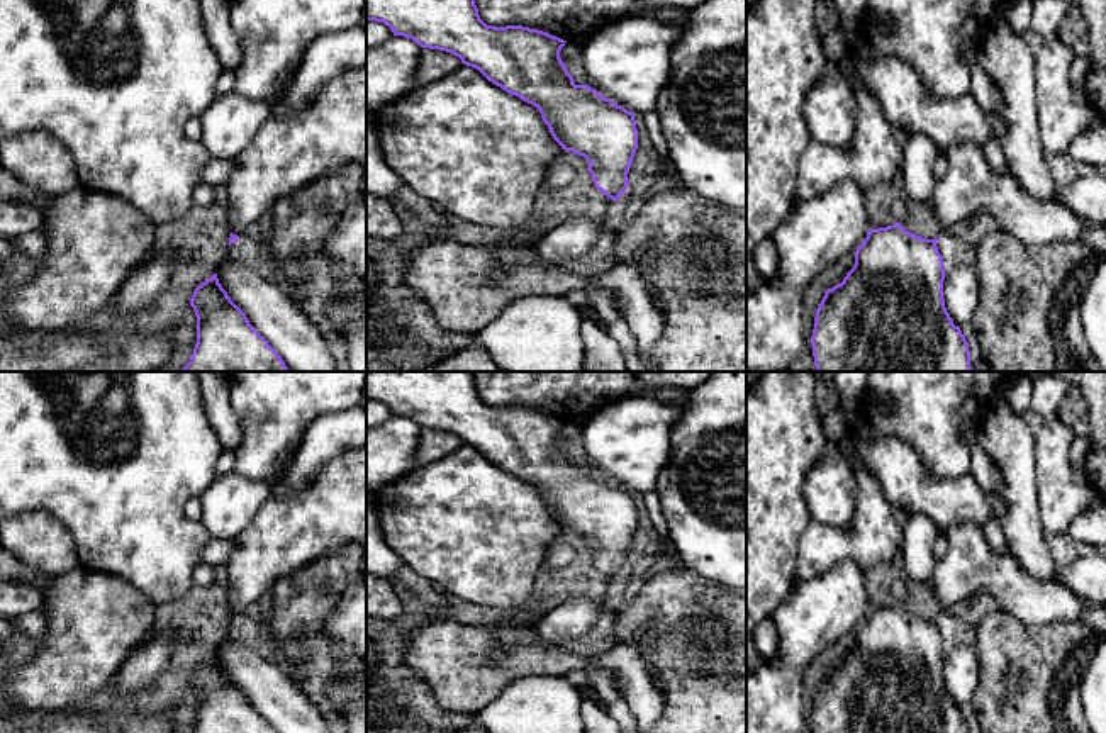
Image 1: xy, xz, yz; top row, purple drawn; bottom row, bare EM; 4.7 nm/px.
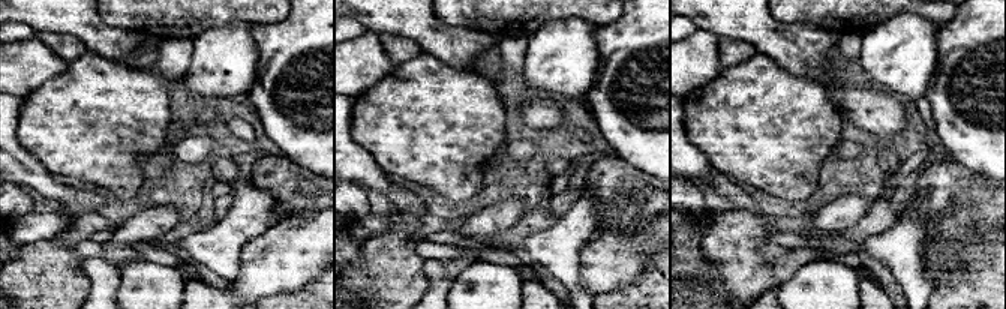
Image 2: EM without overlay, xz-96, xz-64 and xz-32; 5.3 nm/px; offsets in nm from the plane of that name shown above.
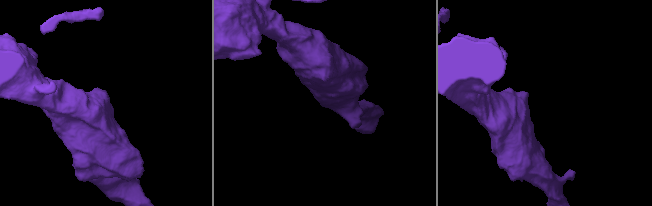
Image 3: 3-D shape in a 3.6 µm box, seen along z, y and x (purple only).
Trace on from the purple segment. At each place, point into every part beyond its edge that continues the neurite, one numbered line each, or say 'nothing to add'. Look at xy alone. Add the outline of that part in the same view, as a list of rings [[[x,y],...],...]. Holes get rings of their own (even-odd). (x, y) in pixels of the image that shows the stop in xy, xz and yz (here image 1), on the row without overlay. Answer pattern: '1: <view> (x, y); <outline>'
1: xy (285, 535); [[[358,448],[332,458],[292,499],[268,497],[244,533],[236,538],[237,548],[227,565],[227,602],[241,619],[249,604],[271,592],[280,577],[304,568],[317,558],[358,543],[366,550],[366,448]]]

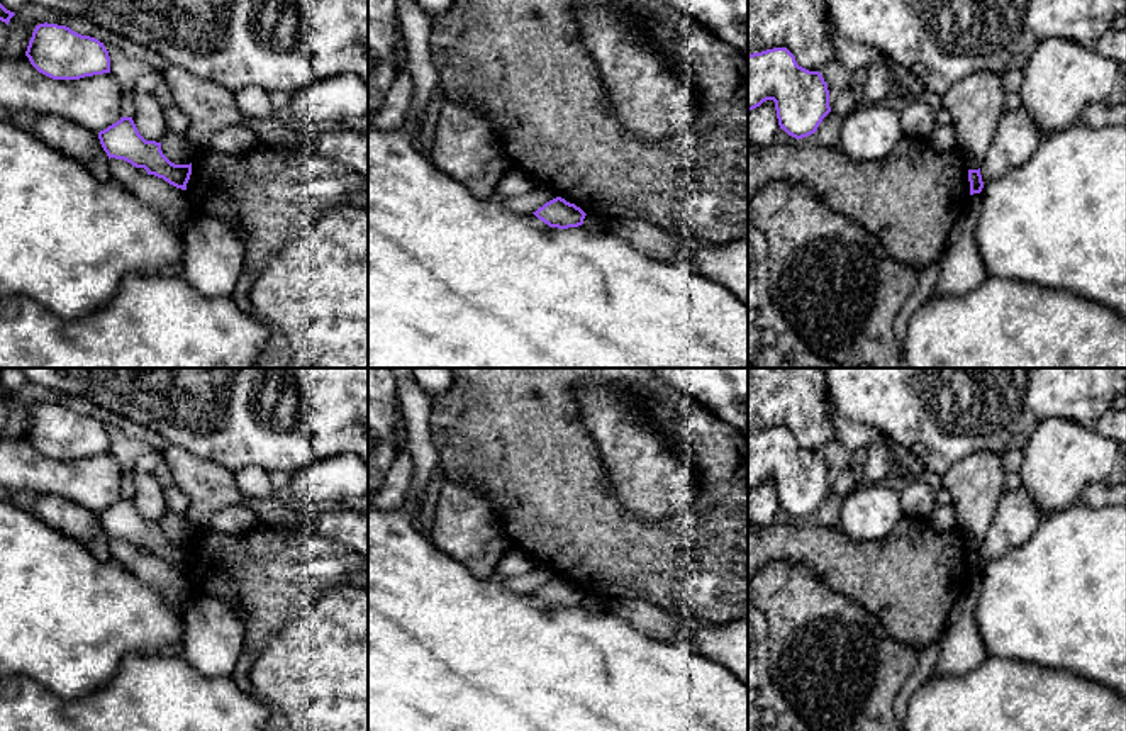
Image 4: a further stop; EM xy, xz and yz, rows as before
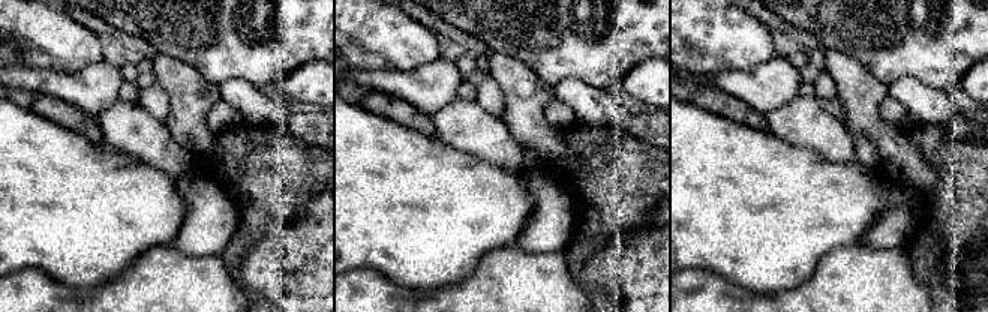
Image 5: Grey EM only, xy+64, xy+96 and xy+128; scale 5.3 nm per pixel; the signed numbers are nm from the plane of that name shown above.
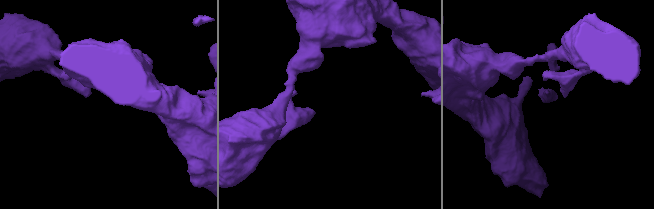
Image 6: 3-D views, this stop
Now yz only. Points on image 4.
nothing to add

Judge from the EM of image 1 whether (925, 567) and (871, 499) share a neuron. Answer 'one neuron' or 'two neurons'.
two neurons

